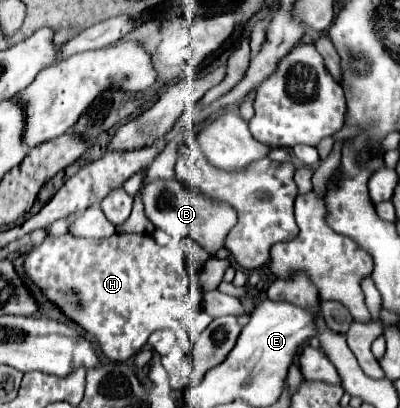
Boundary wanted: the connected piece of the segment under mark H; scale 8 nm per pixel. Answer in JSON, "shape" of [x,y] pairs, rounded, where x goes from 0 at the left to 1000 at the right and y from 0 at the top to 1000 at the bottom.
{"shape":[[[158,574],[143,583],[118,578],[108,598],[88,603],[58,632],[63,632],[68,672],[113,716],[113,725],[133,735],[158,760],[163,775],[173,775],[213,814],[238,824],[258,868],[293,887],[313,887],[328,873],[338,873],[353,858],[353,848],[368,838],[373,819],[388,809],[403,809],[403,804],[468,809],[478,789],[478,755],[503,750],[493,667],[473,662],[463,637],[458,647],[448,647],[448,662],[438,662],[423,647],[423,613],[398,603],[383,588],[383,578],[283,574],[253,588],[188,583],[178,574]]]}

